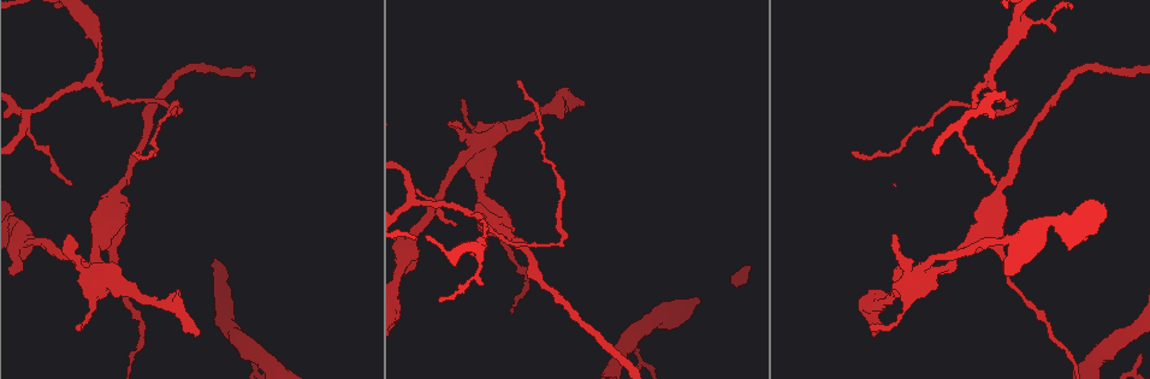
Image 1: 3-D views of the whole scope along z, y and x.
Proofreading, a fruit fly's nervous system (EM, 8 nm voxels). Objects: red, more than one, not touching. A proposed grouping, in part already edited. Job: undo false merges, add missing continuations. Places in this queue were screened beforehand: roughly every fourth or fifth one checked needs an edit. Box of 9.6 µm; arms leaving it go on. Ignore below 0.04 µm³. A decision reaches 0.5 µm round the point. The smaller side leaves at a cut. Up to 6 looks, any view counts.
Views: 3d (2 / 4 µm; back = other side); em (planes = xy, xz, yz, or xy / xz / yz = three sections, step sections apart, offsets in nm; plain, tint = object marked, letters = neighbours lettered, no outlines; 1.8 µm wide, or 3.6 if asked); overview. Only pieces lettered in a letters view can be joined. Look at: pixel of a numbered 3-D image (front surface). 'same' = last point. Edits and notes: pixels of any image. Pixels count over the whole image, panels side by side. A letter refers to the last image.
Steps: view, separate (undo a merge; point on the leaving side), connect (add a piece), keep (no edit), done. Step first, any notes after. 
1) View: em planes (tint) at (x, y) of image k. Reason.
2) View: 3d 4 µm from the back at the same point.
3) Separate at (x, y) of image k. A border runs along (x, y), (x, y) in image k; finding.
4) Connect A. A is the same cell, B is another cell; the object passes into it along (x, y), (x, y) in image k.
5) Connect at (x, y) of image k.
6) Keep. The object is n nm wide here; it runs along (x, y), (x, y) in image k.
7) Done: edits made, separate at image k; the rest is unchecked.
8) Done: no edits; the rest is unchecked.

View: em planes (letters) at (70, 183) of image 1. Thin end.

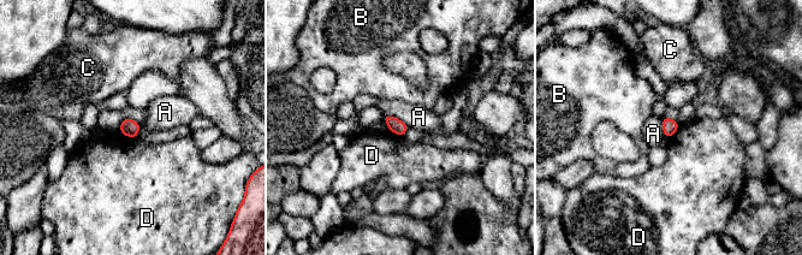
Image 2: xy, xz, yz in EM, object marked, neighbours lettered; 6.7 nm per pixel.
Keep. The object is 90 nm wide here; A, B, C and D are other cells; a border runs along (390, 129), (402, 136) in image 2; no lettered piece goes on from it.

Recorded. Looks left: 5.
View: 3d 2 µm at (132, 154) of image 1. Thin end.

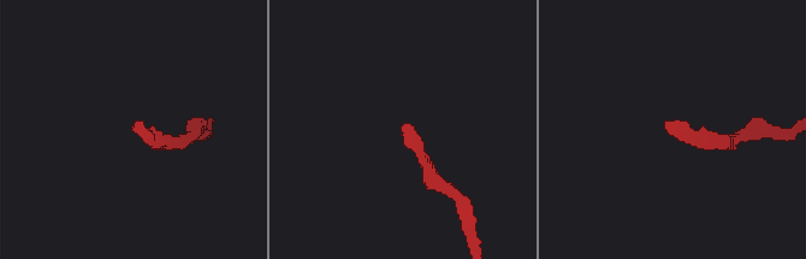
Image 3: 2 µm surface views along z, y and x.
View: em xz step 4 (tint) at (405, 124) of image 3. Now the EM.

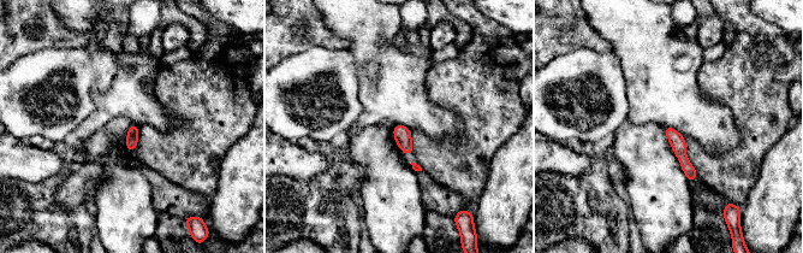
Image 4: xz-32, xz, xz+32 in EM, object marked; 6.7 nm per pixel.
View: em planes (letters) at the same point.

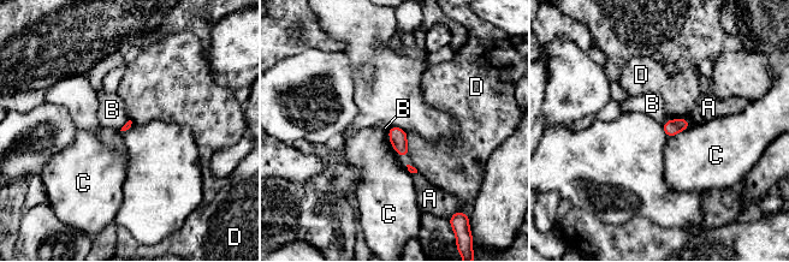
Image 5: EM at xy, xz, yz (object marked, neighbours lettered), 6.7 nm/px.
Keep. A, B, C and D are other cells; a border runs along (680, 118), (668, 120), (663, 125) in image 5; no lettered piece goes on from it.

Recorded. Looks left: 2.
View: 3d 2 µm at (873, 335) of image 1. An open end.

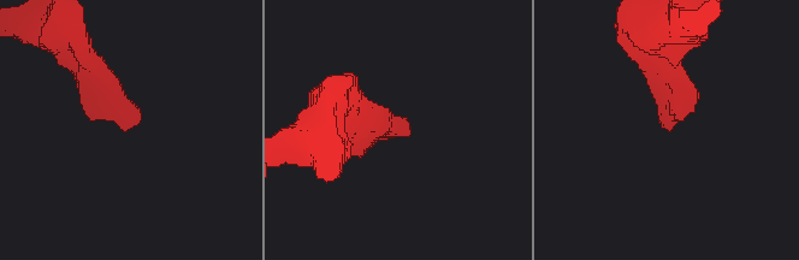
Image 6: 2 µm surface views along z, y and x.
View: em yz step 8 (letters) at (670, 131) of image 6. Need the tissue.

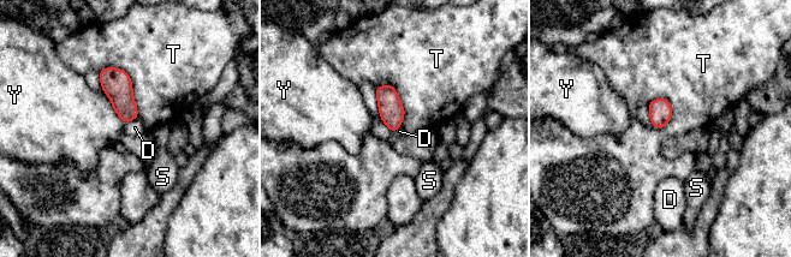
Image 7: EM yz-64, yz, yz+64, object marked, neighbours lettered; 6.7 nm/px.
Keep. The object is 130 nm wide here; D, S, T and Y are other cells; a border runs along (137, 117), (125, 124) in image 7; no lettered piece goes on from it.

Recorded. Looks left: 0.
Done: no edits; the rest is unchecked.

